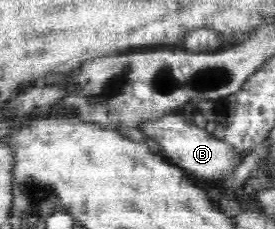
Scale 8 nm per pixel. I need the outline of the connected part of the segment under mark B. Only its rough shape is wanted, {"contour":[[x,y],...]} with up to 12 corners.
{"contour":[[183,114],[141,131],[175,166],[219,181],[241,163],[235,148]]}

